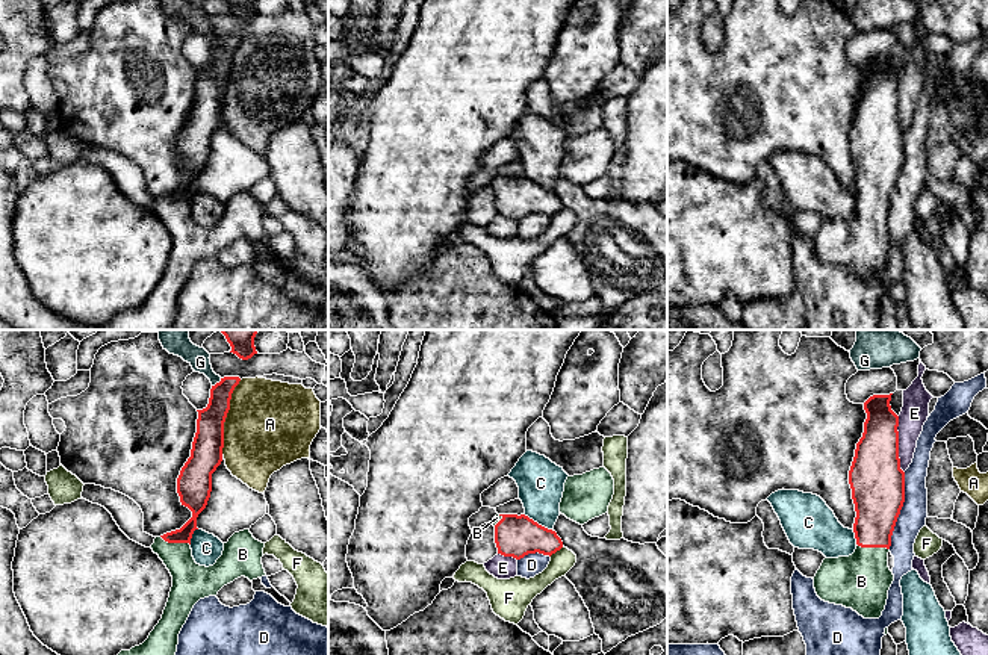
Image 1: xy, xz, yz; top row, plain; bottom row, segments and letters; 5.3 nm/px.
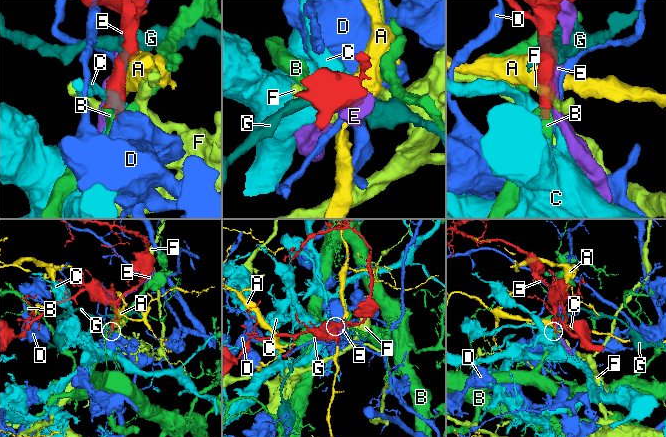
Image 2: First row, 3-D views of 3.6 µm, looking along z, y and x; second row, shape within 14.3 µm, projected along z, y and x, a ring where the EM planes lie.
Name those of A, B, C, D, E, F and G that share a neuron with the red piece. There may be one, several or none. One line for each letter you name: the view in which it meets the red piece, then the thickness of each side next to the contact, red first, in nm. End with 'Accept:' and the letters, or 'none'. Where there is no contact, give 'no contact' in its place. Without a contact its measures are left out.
B: contact in yz; calibres 260 and 300 nm
Accept: B

